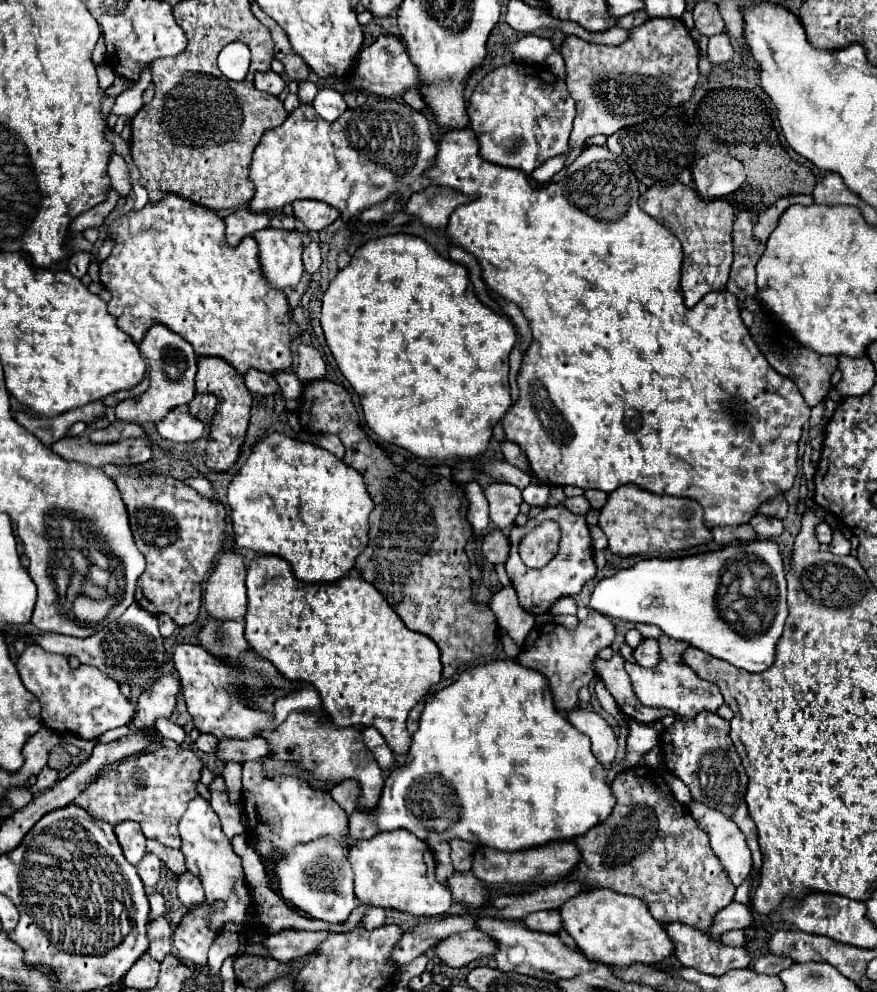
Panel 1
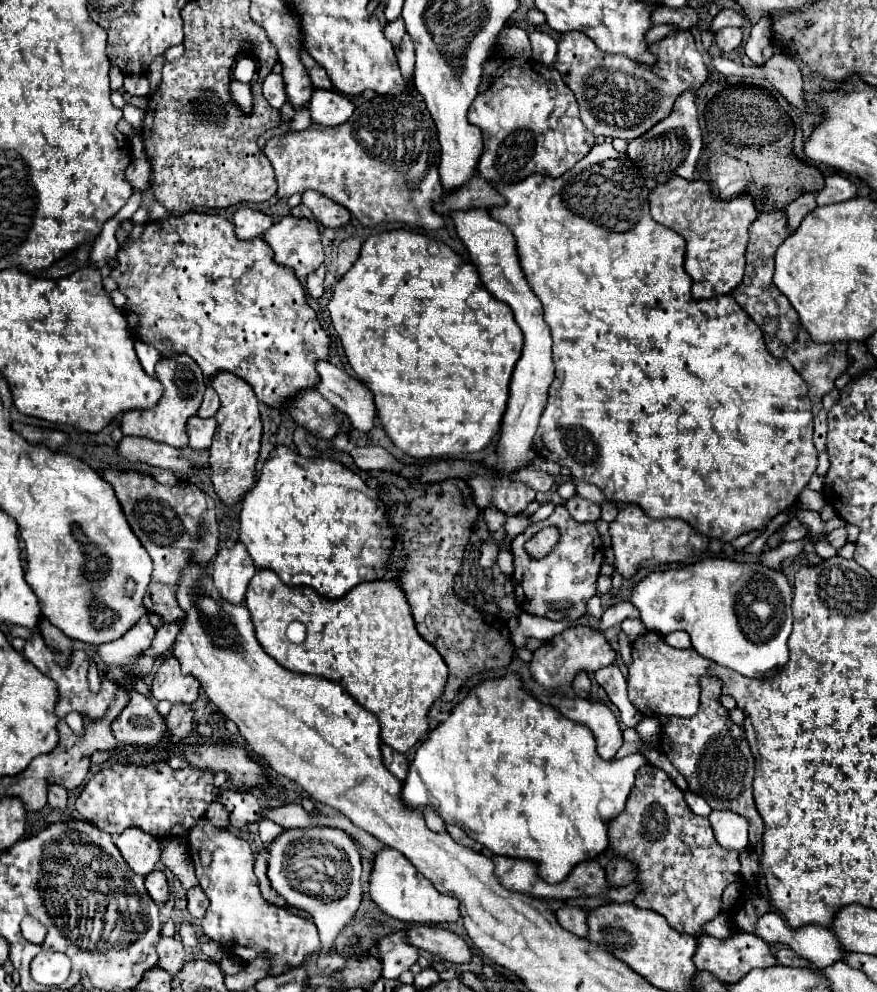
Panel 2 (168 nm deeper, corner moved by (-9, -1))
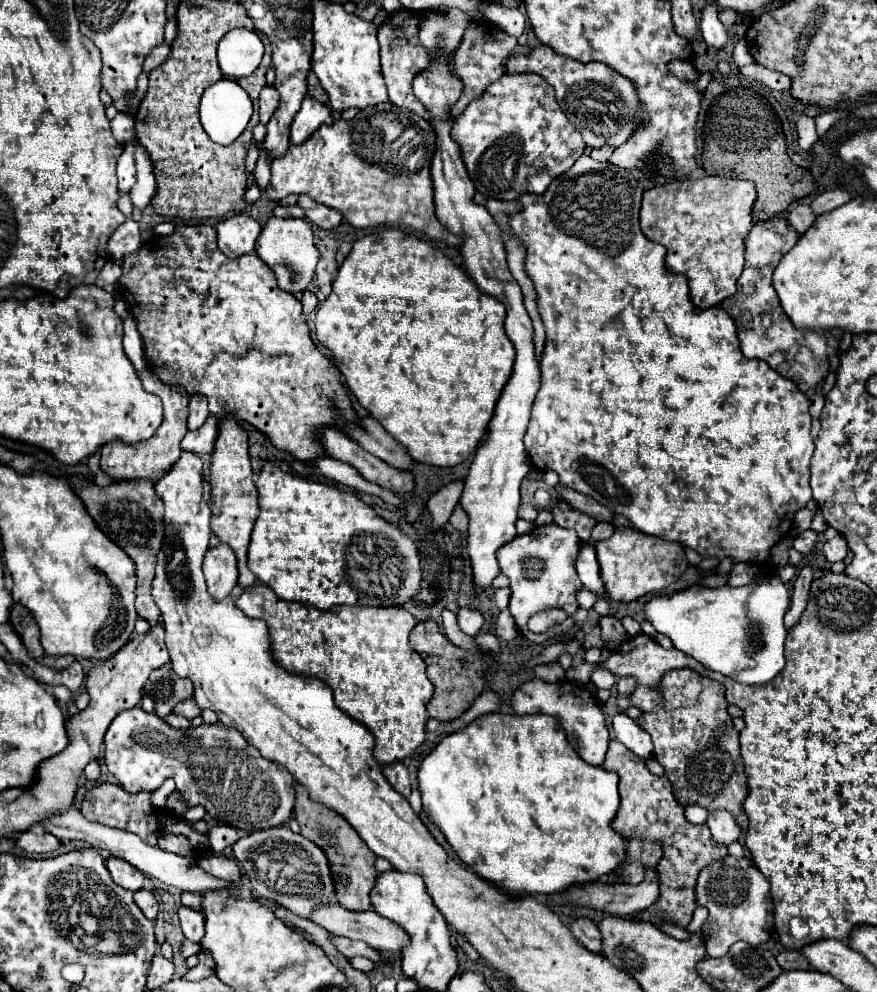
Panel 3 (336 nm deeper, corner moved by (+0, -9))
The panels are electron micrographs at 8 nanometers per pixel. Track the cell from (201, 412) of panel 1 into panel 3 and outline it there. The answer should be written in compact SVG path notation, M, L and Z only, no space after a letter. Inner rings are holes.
M192 395L188 403L188 419L186 425L188 429L198 429L204 425L208 417L208 407L206 407L206 397L204 395Z

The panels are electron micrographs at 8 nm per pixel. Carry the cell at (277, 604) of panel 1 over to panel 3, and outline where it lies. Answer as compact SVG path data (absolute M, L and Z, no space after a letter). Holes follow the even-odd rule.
M254 585L246 589L238 599L236 605L244 615L264 619L270 627L272 635L272 651L276 661L292 671L302 675L312 675L326 685L330 685L334 693L334 703L338 709L342 709L348 717L362 723L372 731L376 737L374 747L374 759L382 765L390 765L396 761L406 759L412 755L426 739L426 701L430 701L434 693L434 685L426 677L426 665L420 659L416 651L412 651L408 643L410 631L416 627L416 619L402 607L350 607L340 605L326 611L320 609L308 609L302 603L290 603L266 587L266 585Z

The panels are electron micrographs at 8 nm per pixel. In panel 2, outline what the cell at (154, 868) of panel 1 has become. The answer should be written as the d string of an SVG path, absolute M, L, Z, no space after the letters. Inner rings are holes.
M155 869L153 873L149 873L149 877L145 877L145 887L147 887L147 891L149 891L149 895L153 897L155 903L167 901L169 885L167 885L165 873L161 869Z

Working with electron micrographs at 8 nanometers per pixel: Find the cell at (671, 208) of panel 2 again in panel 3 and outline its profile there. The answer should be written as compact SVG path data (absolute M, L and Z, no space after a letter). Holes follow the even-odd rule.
M704 175L696 181L676 179L644 191L640 229L650 241L666 247L666 267L688 277L696 307L714 307L736 293L736 281L744 267L744 239L754 227L754 201L752 181L720 175Z

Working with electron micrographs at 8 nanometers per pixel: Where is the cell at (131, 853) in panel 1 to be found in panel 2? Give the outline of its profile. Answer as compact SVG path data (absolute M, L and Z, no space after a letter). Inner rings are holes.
M129 827L121 835L115 837L115 843L117 843L123 859L129 863L129 867L137 875L145 877L147 873L151 873L155 869L155 863L159 861L161 843L153 835L141 831L137 827Z

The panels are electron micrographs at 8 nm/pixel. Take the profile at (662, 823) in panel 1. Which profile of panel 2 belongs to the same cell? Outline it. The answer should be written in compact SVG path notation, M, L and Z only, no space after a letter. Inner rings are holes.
M645 765L635 775L633 791L627 799L627 807L621 815L617 815L609 823L609 857L621 857L629 859L635 867L635 881L639 885L639 891L633 899L633 903L641 909L653 909L661 913L667 923L689 935L703 933L705 923L709 923L715 915L721 913L721 897L729 883L739 879L739 853L723 849L709 825L707 817L695 815L685 799L683 791L669 779L669 775L653 765Z

